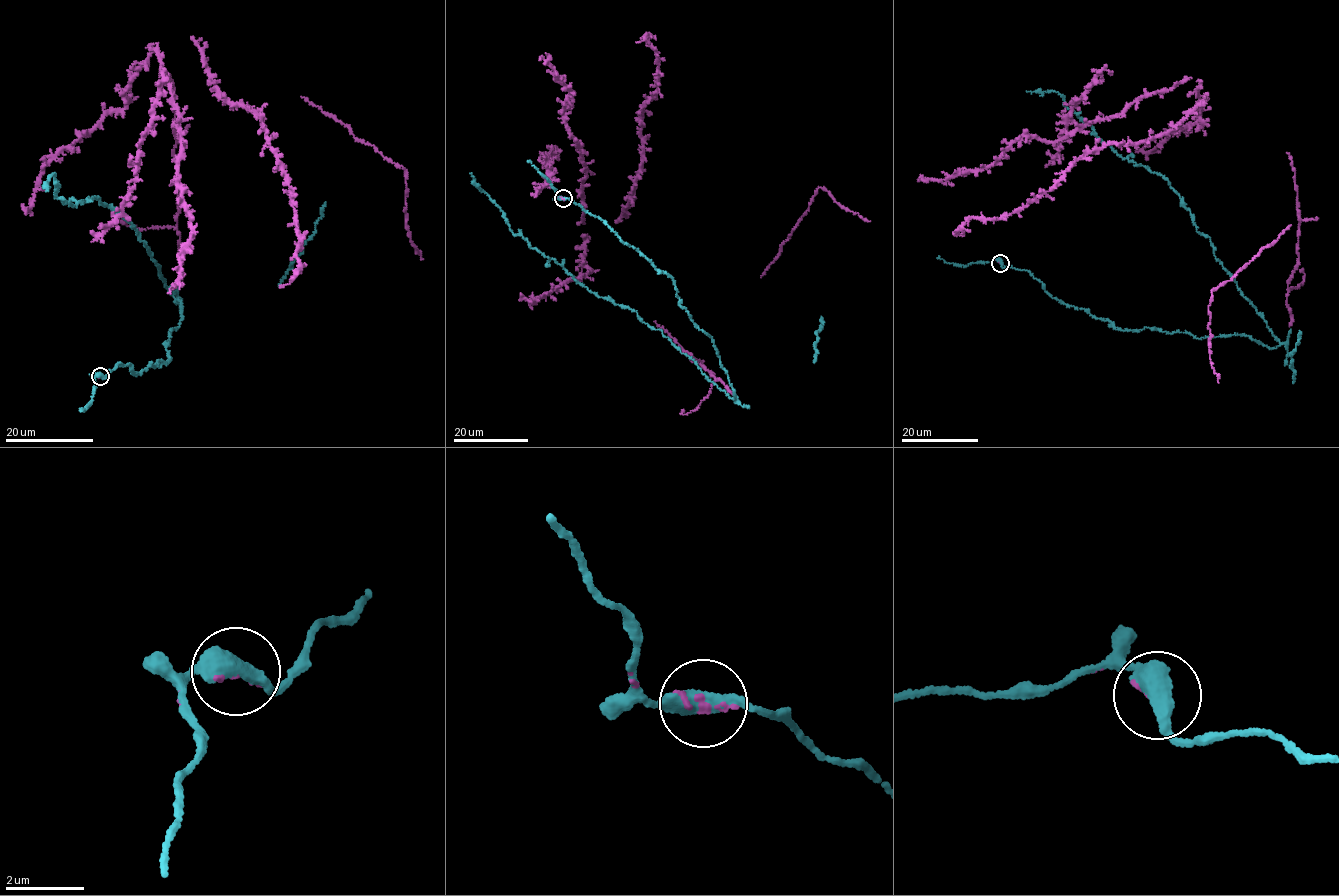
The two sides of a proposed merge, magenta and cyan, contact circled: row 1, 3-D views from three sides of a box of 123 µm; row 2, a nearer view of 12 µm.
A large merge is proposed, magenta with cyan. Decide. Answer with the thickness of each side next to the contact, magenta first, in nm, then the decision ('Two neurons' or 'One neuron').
Thickness 130 nm (magenta) against 460 nm. One neuron

